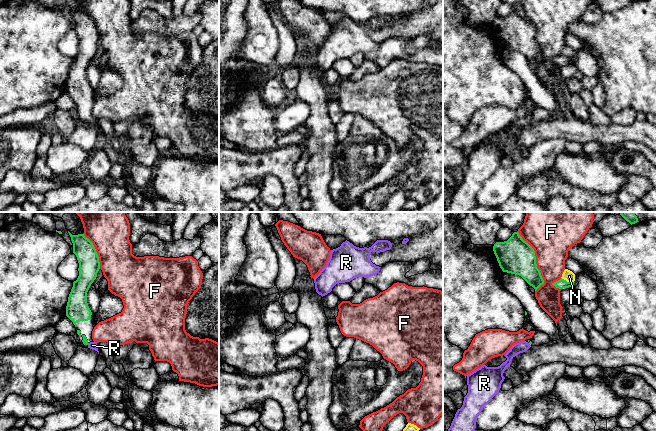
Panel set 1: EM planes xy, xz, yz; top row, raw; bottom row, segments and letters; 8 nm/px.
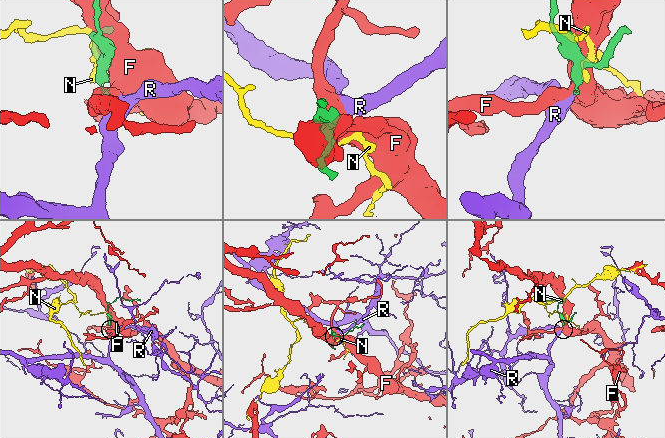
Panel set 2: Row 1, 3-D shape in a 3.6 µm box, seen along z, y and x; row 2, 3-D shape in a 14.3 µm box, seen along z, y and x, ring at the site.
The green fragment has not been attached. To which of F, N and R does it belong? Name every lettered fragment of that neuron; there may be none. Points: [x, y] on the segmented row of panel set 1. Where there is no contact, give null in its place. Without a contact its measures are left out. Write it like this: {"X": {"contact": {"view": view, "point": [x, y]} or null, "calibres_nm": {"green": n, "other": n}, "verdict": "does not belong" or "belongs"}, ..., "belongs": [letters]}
{"F": {"contact": {"view": "yz", "point": [535, 261]}, "calibres_nm": {"green": 280, "other": 360}, "verdict": "does not belong"}, "N": {"contact": {"view": "yz", "point": [566, 281]}, "calibres_nm": {"green": 70, "other": 90}, "verdict": "does not belong"}, "R": {"contact": null, "verdict": "belongs"}, "belongs": ["R"]}

